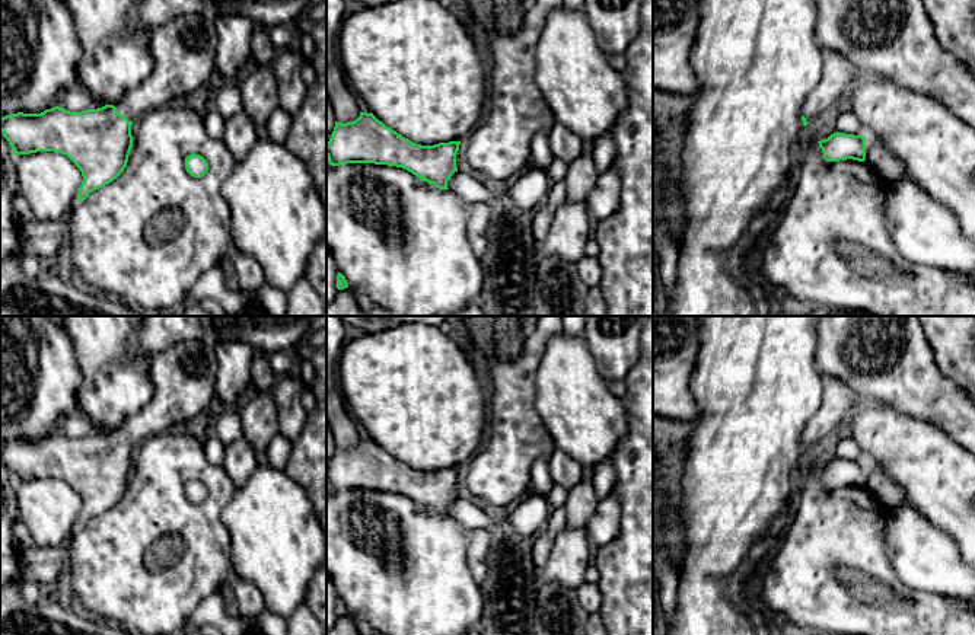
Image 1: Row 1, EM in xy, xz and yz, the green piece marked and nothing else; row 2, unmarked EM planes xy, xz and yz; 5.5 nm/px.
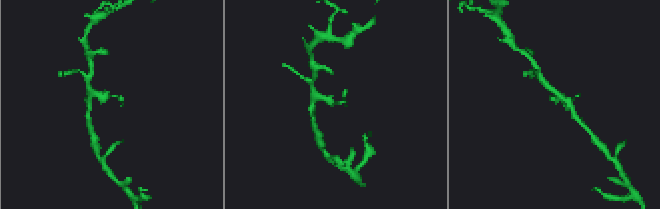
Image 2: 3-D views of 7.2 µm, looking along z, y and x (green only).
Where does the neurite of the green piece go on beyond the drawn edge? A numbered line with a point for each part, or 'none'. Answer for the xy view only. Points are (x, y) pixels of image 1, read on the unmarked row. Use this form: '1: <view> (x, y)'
1: xy (182, 376)

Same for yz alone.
1: yz (840, 399)

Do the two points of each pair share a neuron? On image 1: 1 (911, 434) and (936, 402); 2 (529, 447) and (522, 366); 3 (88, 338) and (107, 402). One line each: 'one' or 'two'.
1: two
2: one
3: one

